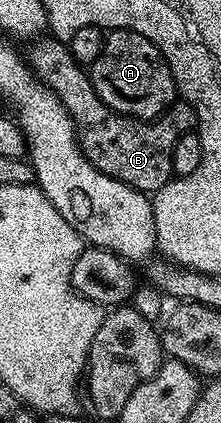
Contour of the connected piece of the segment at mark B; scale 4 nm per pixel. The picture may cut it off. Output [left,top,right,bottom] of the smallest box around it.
[29,39,196,195]

